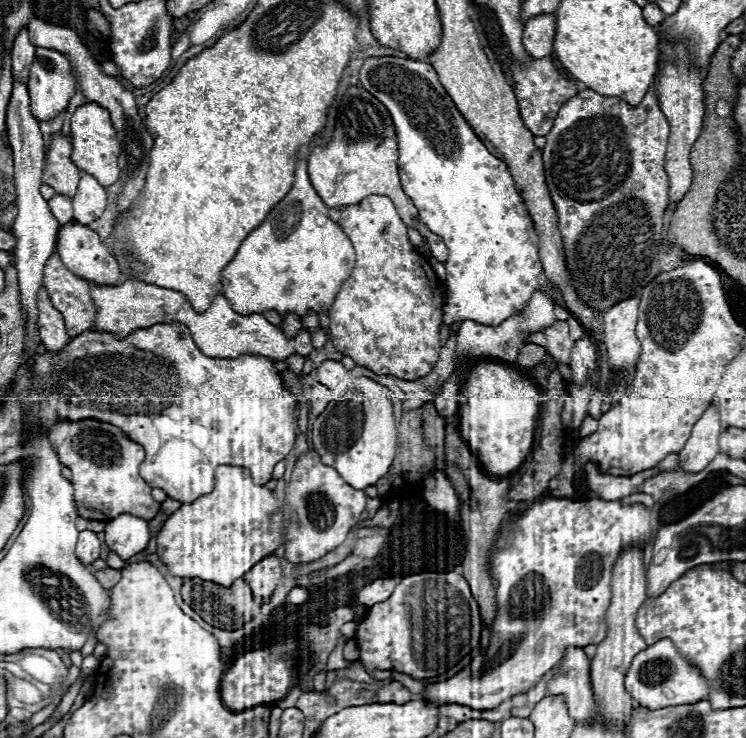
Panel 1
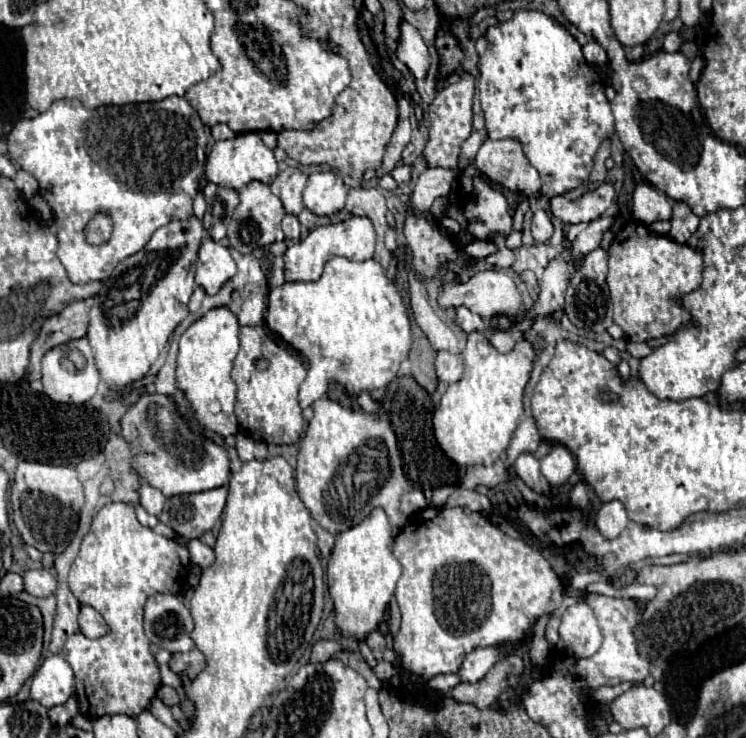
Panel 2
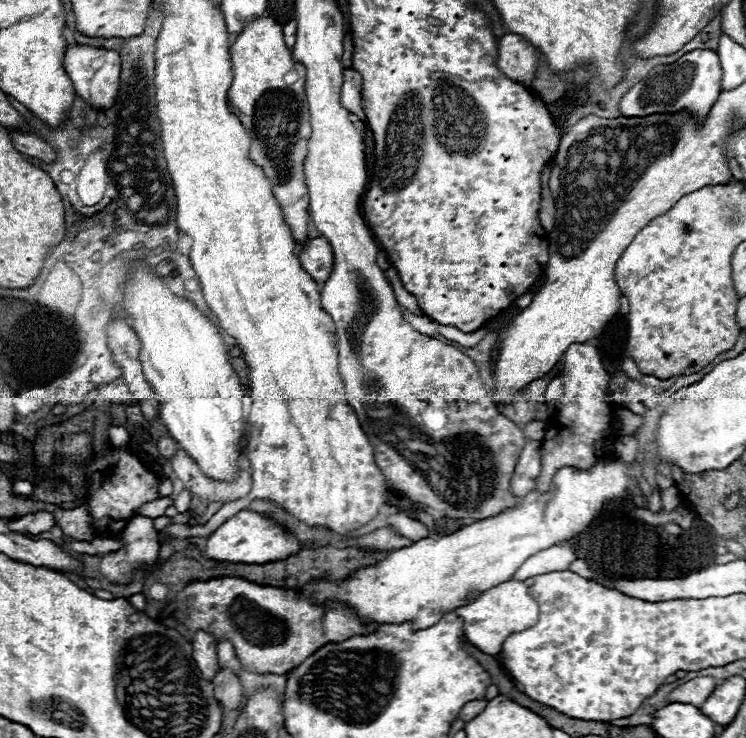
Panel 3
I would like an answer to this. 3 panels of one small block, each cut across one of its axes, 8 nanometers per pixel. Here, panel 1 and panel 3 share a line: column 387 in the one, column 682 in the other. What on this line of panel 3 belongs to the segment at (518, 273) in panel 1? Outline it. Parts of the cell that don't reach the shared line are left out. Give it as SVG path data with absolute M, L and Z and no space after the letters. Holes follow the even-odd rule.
M692 50L674 64L656 66L620 100L622 116L648 116L656 112L678 112L682 108L704 118L720 94L722 66L714 50Z

